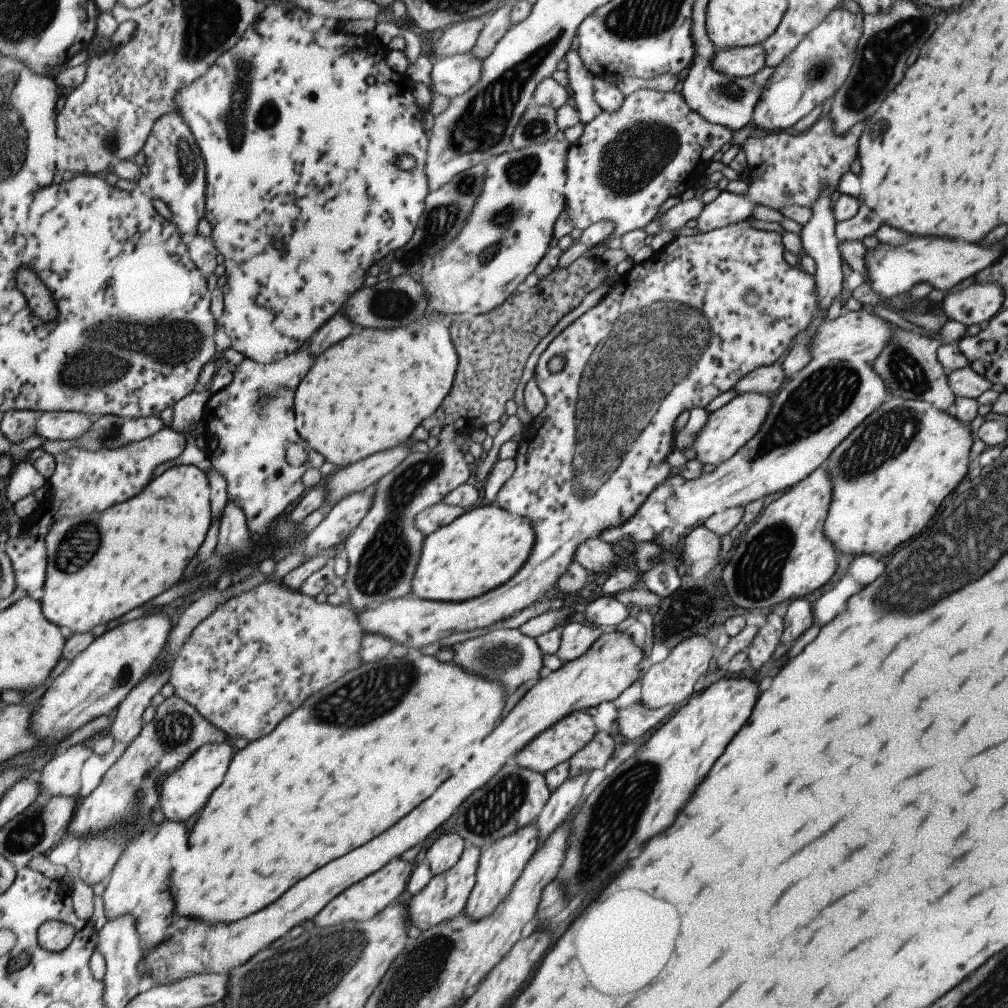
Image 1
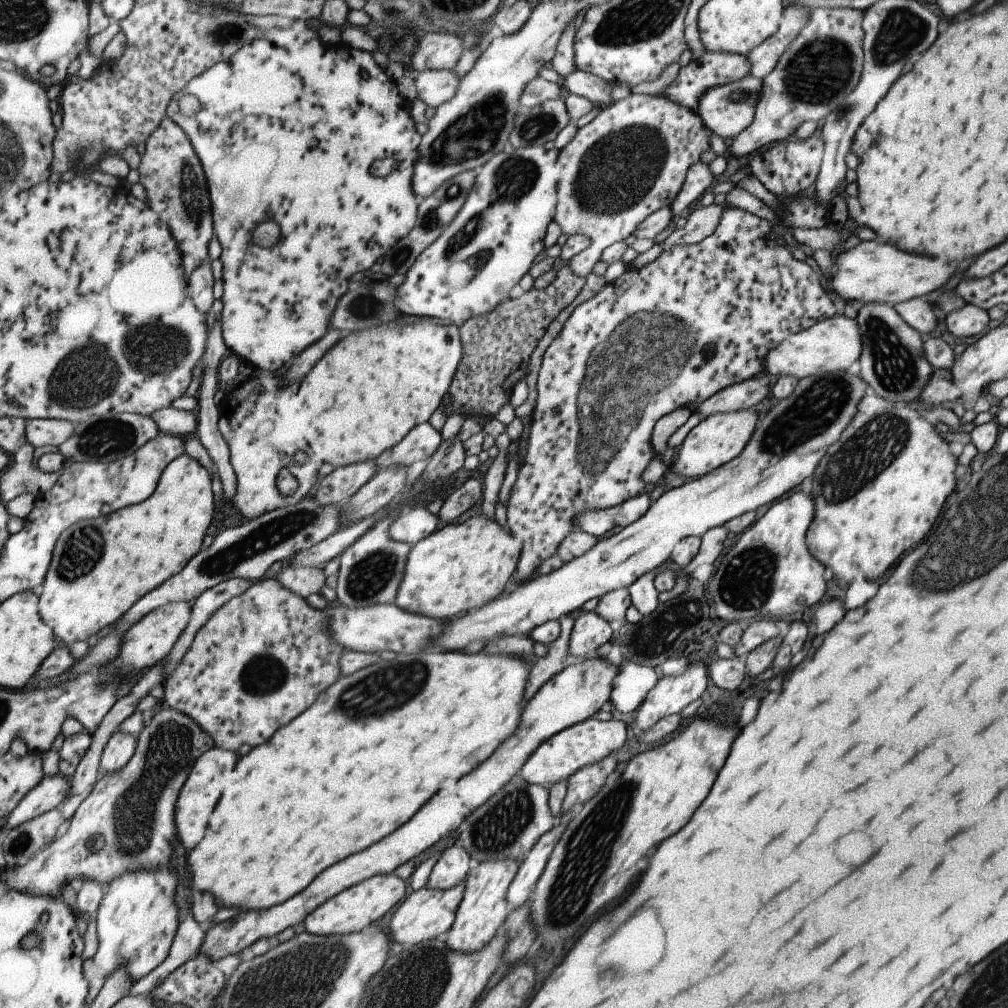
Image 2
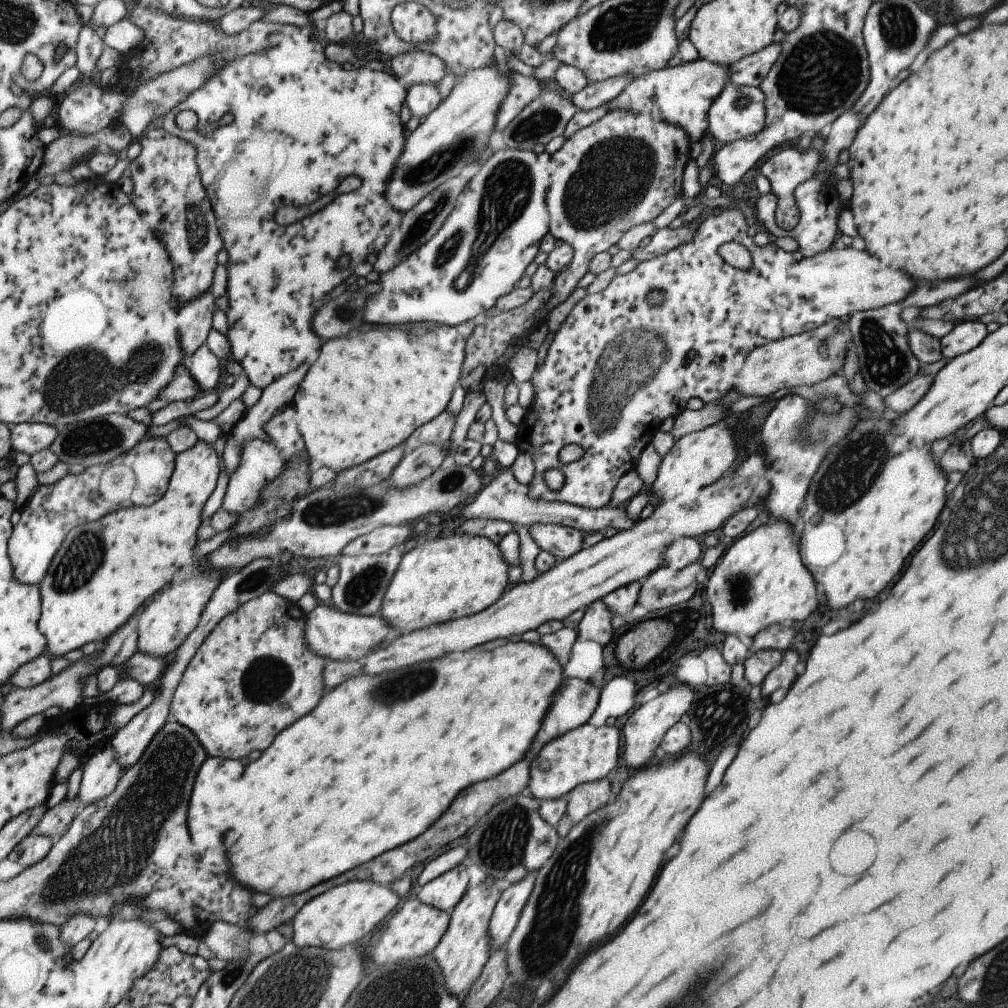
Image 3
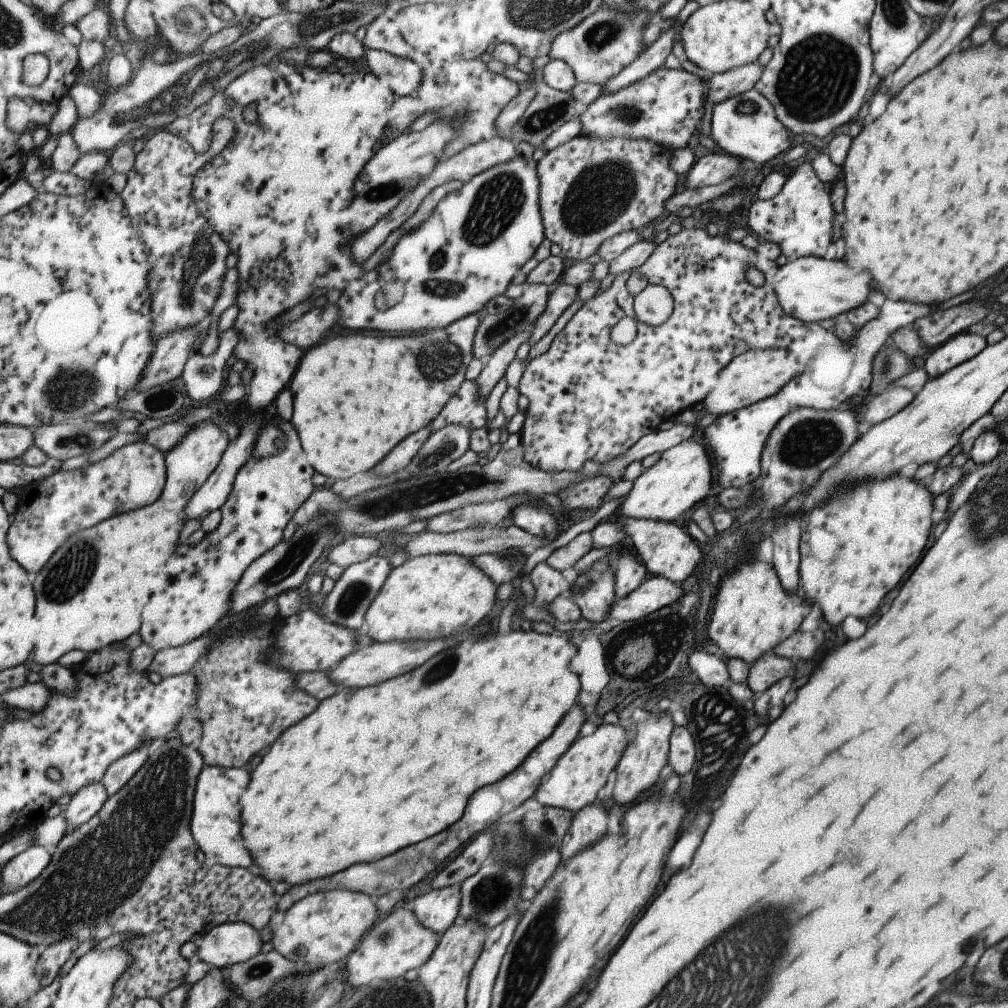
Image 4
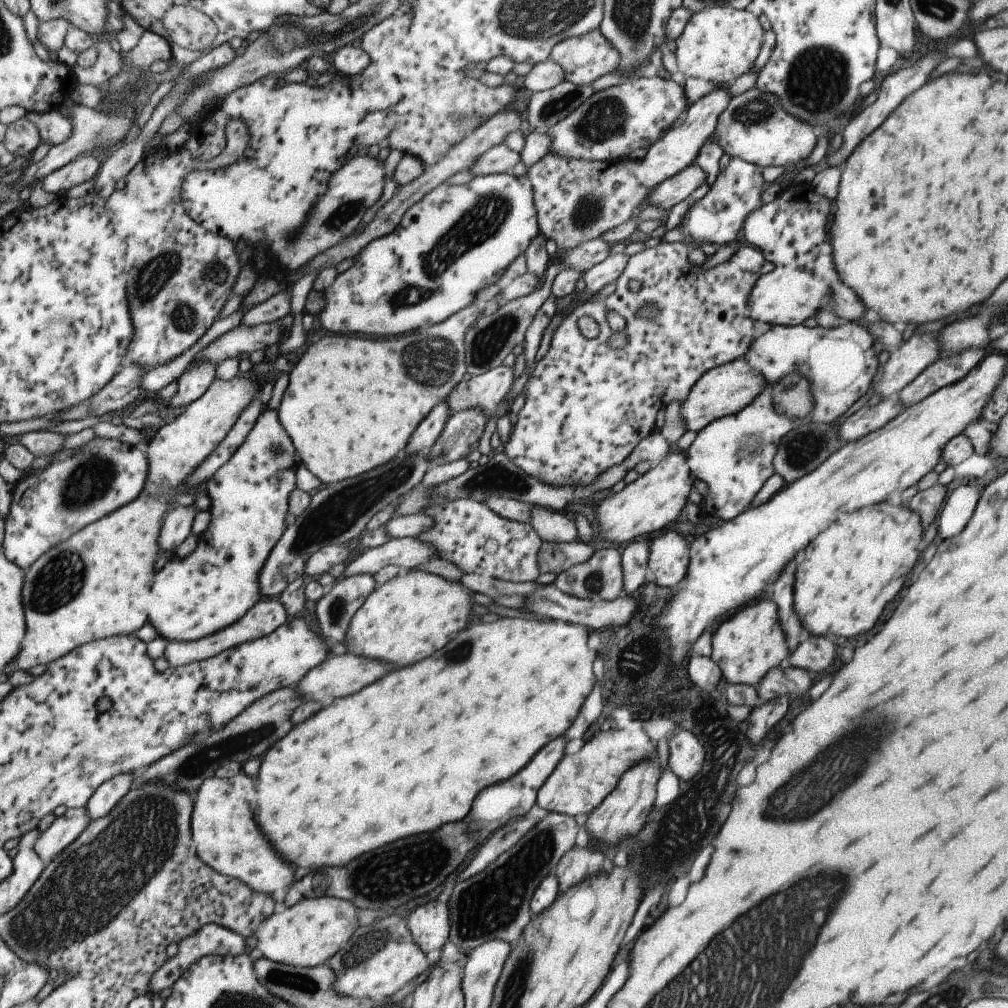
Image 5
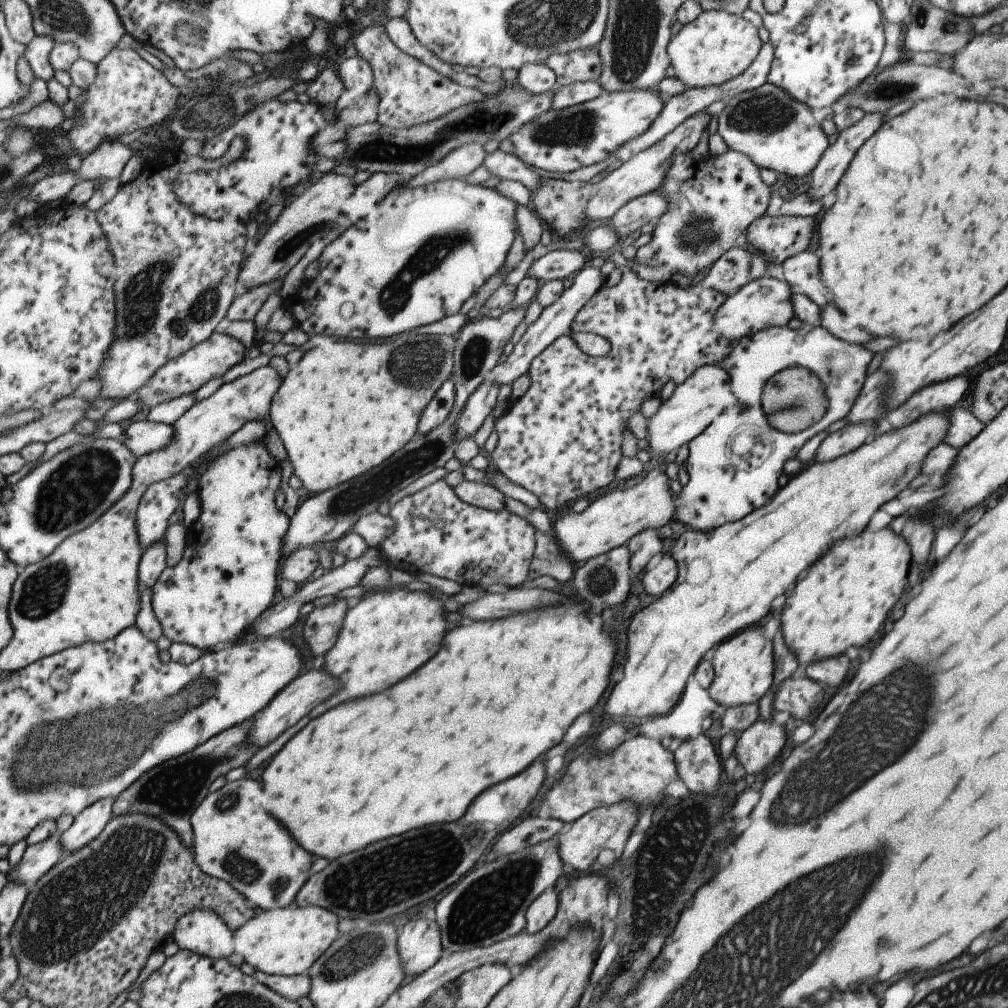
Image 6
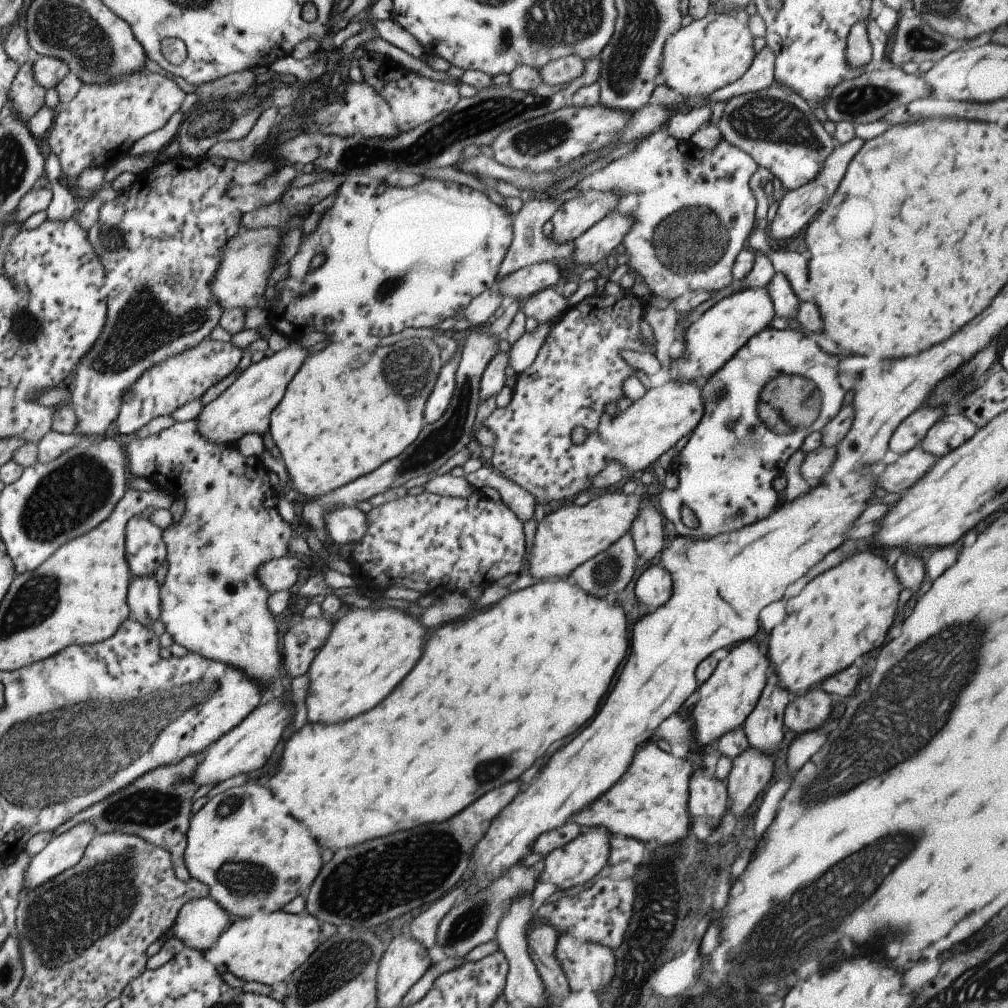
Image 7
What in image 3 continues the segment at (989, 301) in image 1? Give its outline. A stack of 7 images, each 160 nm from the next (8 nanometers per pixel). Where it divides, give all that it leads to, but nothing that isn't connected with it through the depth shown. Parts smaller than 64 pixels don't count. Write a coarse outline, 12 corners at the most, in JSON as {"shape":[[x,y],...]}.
{"shape":[[975,319],[954,323],[939,339],[942,357],[969,352],[986,334]]}

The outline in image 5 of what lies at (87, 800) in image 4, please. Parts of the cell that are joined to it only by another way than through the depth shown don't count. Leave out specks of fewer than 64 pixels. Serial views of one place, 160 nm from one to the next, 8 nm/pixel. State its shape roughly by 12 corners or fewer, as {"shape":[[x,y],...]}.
{"shape":[[71,808],[41,834],[35,851],[53,862],[90,826],[85,808]]}

